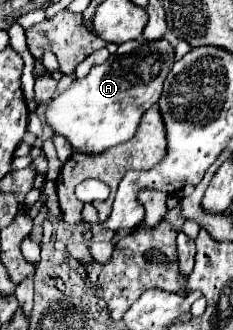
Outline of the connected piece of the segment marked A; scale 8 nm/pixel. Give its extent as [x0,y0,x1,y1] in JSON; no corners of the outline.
[46,39,174,155]

